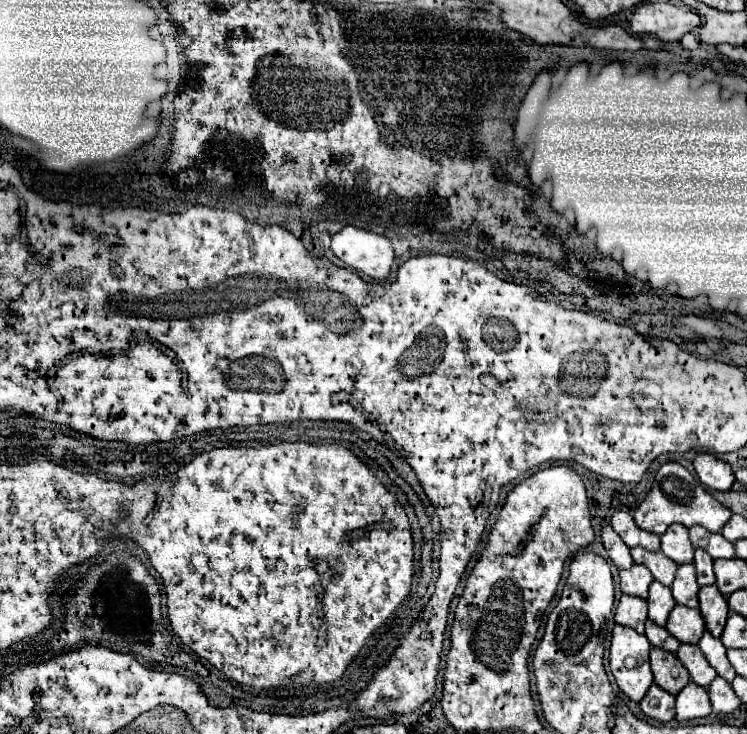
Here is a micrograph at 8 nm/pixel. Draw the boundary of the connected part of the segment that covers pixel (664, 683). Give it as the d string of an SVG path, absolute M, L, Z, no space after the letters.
M651 648L651 668L655 684L671 694L679 694L679 690L691 680L687 668L679 662L679 658L661 648Z

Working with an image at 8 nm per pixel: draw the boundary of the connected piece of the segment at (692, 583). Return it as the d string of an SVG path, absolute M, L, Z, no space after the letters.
M681 564L679 566L671 590L673 590L673 598L677 600L677 604L689 606L689 608L699 608L699 598L697 598L699 584L697 584L693 564Z

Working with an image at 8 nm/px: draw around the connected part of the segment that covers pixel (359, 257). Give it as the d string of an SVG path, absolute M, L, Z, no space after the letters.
M345 226L331 236L331 250L349 268L365 274L373 280L387 280L393 264L391 240L375 232Z

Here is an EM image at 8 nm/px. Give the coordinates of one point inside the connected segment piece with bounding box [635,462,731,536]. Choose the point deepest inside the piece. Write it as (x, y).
(676, 496)

